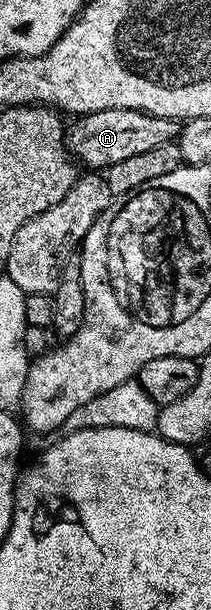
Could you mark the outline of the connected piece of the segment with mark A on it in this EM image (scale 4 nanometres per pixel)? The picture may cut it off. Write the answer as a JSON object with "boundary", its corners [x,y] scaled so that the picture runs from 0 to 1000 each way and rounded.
{"boundary":[[[545,177],[540,180],[464,180],[384,189],[360,205],[327,208],[313,216],[313,241],[346,257],[384,270],[403,269],[417,279],[507,279],[540,272],[540,266],[578,266],[592,259],[635,259],[635,252],[673,252],[692,246],[730,246],[749,239],[787,239],[820,234],[853,221],[858,198],[768,193],[730,187],[692,187],[673,180],[597,180]]]}

